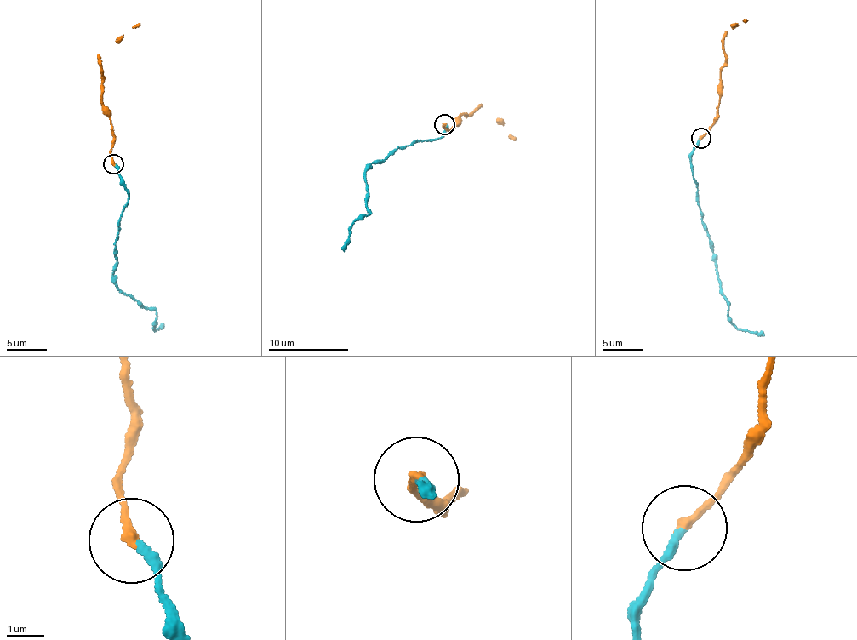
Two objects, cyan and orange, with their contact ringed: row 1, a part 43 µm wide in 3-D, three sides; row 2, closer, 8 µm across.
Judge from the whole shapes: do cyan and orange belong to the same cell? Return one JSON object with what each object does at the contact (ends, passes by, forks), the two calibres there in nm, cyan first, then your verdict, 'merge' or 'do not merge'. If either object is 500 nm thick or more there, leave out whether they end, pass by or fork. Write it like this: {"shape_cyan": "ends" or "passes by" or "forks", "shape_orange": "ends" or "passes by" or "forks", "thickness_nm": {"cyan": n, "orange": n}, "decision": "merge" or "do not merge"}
{"shape_cyan": "ends", "shape_orange": "ends", "thickness_nm": {"cyan": 220, "orange": 240}, "decision": "merge"}

